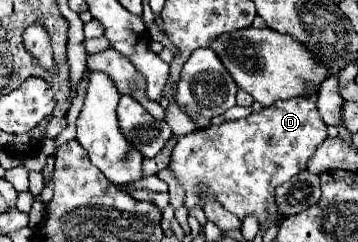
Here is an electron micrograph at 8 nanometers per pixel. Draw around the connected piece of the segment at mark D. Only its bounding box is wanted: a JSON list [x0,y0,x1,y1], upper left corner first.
[170,99,326,223]

